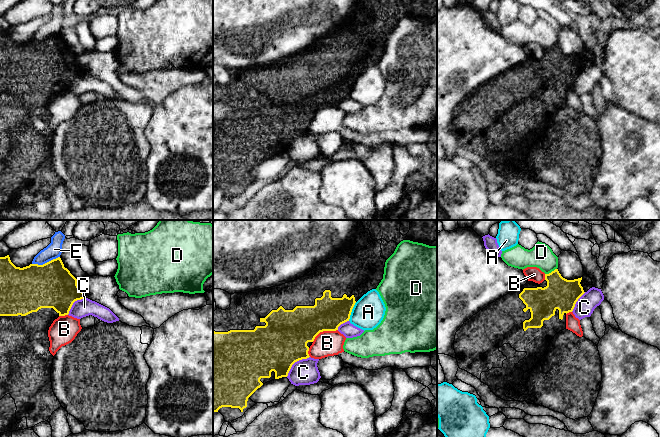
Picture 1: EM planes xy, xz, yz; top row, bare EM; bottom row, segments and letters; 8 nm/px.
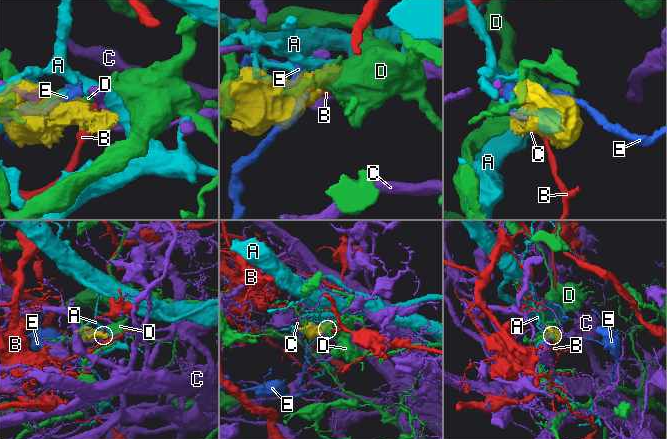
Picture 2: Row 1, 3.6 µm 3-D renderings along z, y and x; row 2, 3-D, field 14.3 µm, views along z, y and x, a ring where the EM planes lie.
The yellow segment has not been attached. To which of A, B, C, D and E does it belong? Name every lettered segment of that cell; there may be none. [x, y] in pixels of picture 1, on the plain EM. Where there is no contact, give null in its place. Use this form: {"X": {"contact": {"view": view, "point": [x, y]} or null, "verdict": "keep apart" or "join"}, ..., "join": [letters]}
{"A": {"contact": {"view": "xz", "point": [351, 87]}, "verdict": "keep apart"}, "B": {"contact": {"view": "xz", "point": [324, 106]}, "verdict": "keep apart"}, "C": {"contact": {"view": "xz", "point": [295, 137]}, "verdict": "keep apart"}, "D": {"contact": {"view": "yz", "point": [551, 48]}, "verdict": "keep apart"}, "E": {"contact": {"view": "xy", "point": [45, 39]}, "verdict": "keep apart"}, "join": []}

